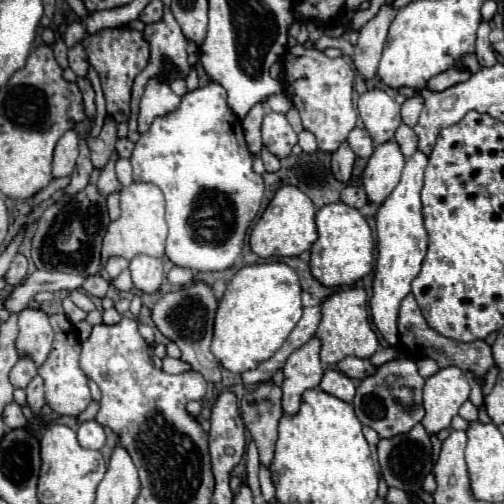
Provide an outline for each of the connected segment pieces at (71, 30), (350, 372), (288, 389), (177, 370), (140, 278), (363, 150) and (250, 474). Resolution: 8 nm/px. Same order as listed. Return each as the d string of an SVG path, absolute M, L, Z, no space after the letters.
M73 22L73 24L71 24L67 30L65 30L63 40L65 40L67 48L73 48L75 44L79 44L79 42L83 40L83 36L85 36L85 28L83 28L83 24Z
M347 356L347 358L343 358L341 362L337 362L337 368L339 368L345 376L349 376L349 378L353 378L353 380L369 378L369 376L375 374L375 370L377 370L369 360L357 358L357 356Z
M311 338L305 346L297 348L285 362L285 368L283 368L283 374L285 374L285 380L281 384L281 390L283 390L283 412L289 414L289 416L295 416L299 412L299 404L301 404L301 396L305 390L311 390L311 388L317 388L319 382L321 382L321 376L323 376L323 366L319 362L319 340L317 338Z
M163 358L163 370L167 374L183 374L191 368L191 364L183 362L181 358Z
M135 256L131 260L131 278L139 292L155 294L163 282L163 262L151 256Z
M353 128L351 134L349 134L349 138L347 138L347 144L355 152L355 156L359 156L359 158L369 158L373 154L371 136L363 128Z
M251 440L251 442L247 444L247 484L249 484L249 488L253 490L253 496L257 498L257 502L261 502L257 472L259 472L259 454L257 454L255 442Z

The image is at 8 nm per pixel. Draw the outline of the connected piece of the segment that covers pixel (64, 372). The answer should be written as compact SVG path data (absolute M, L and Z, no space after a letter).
M51 314L49 322L55 330L55 340L53 340L53 350L45 364L39 368L39 376L45 380L45 402L51 406L53 412L57 414L67 414L67 416L77 416L81 414L89 402L91 402L91 392L87 384L85 372L79 368L79 352L81 344L77 340L77 334L73 330L73 324L67 320L65 314Z

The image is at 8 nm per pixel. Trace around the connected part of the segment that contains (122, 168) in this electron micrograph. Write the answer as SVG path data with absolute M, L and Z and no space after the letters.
M117 160L117 178L123 186L129 186L133 182L133 176L131 176L131 162L129 160Z

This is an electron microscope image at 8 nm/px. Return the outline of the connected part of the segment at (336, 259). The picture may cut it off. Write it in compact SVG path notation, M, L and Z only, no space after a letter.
M343 202L327 204L317 212L315 224L319 230L319 238L311 246L311 262L309 262L315 280L319 280L323 286L343 286L343 284L351 286L373 270L371 228L357 208L347 206Z

